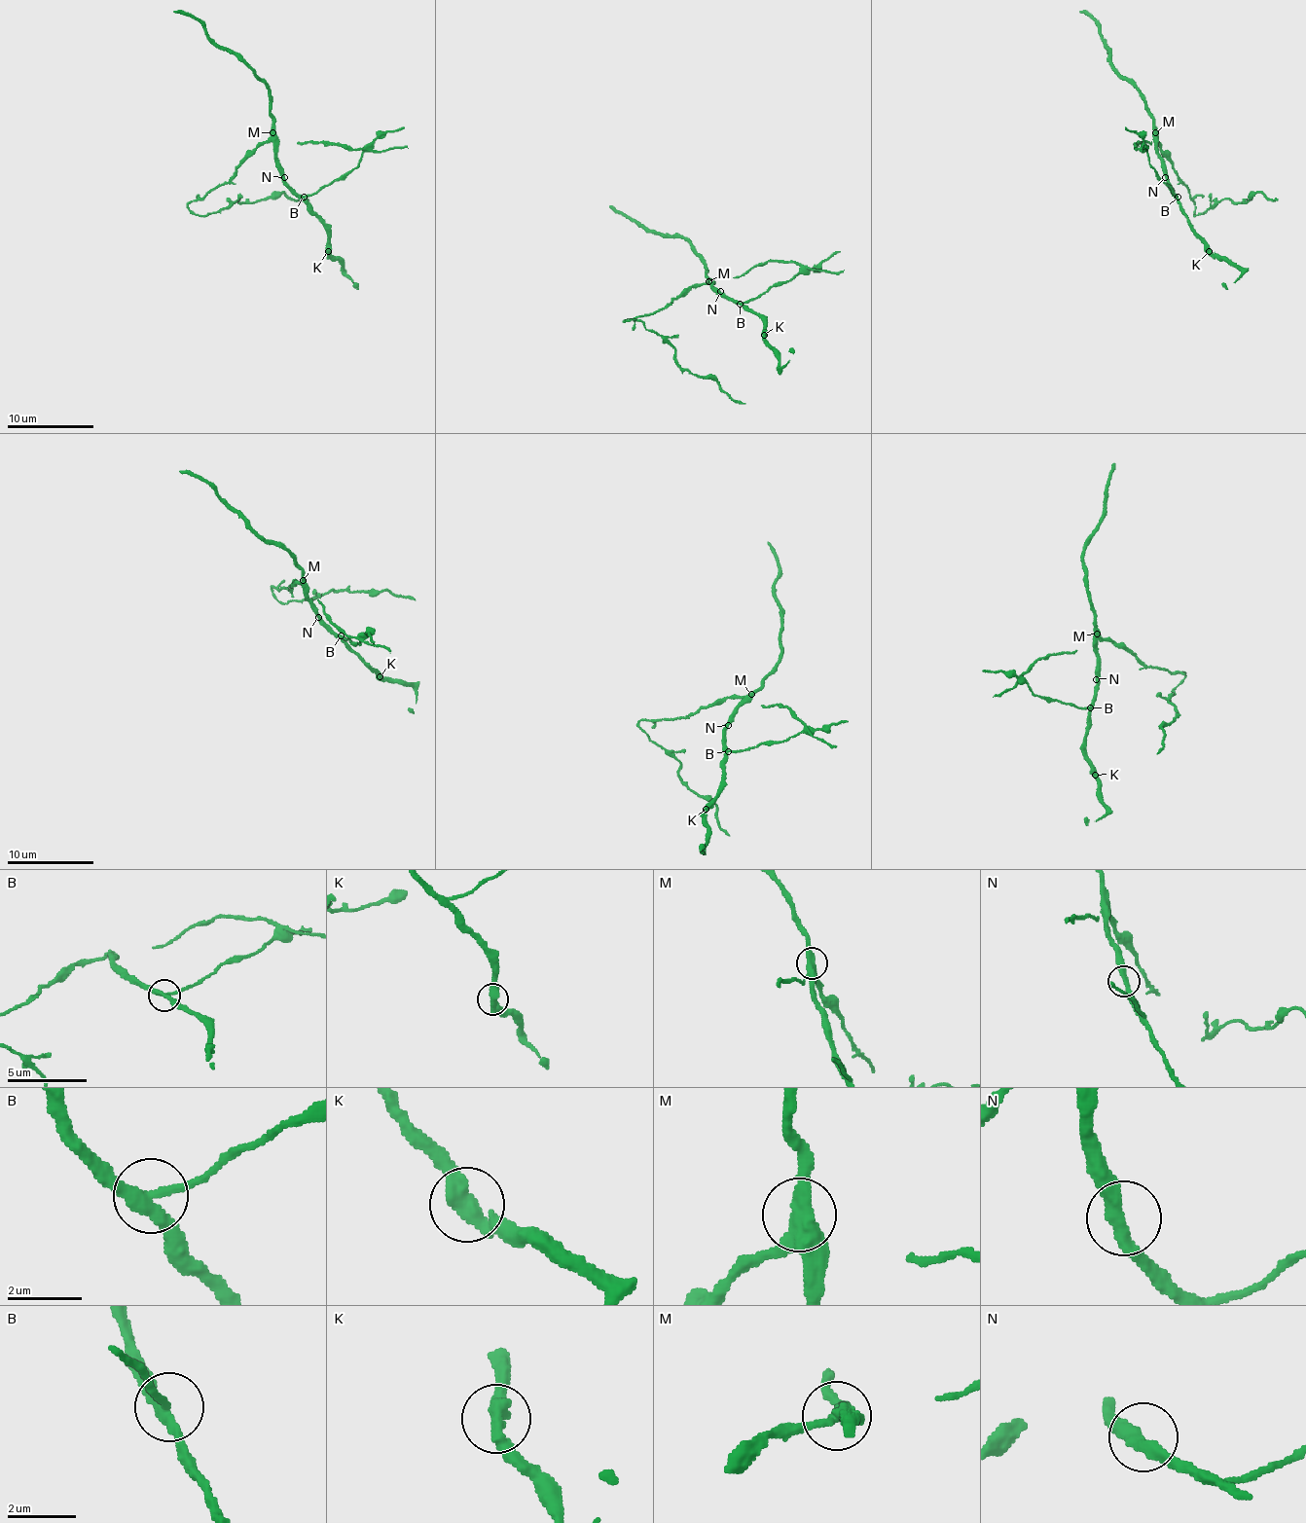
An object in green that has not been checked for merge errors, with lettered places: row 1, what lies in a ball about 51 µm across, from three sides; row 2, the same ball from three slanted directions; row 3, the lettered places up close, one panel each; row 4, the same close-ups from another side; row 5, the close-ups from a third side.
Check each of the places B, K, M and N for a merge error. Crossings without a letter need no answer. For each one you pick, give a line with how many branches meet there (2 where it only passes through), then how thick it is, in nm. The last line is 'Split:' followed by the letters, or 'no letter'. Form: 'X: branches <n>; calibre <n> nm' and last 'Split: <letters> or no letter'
B: branches 3; calibre 280 nm
M: branches 3; calibre 360 nm
Split: B, M

